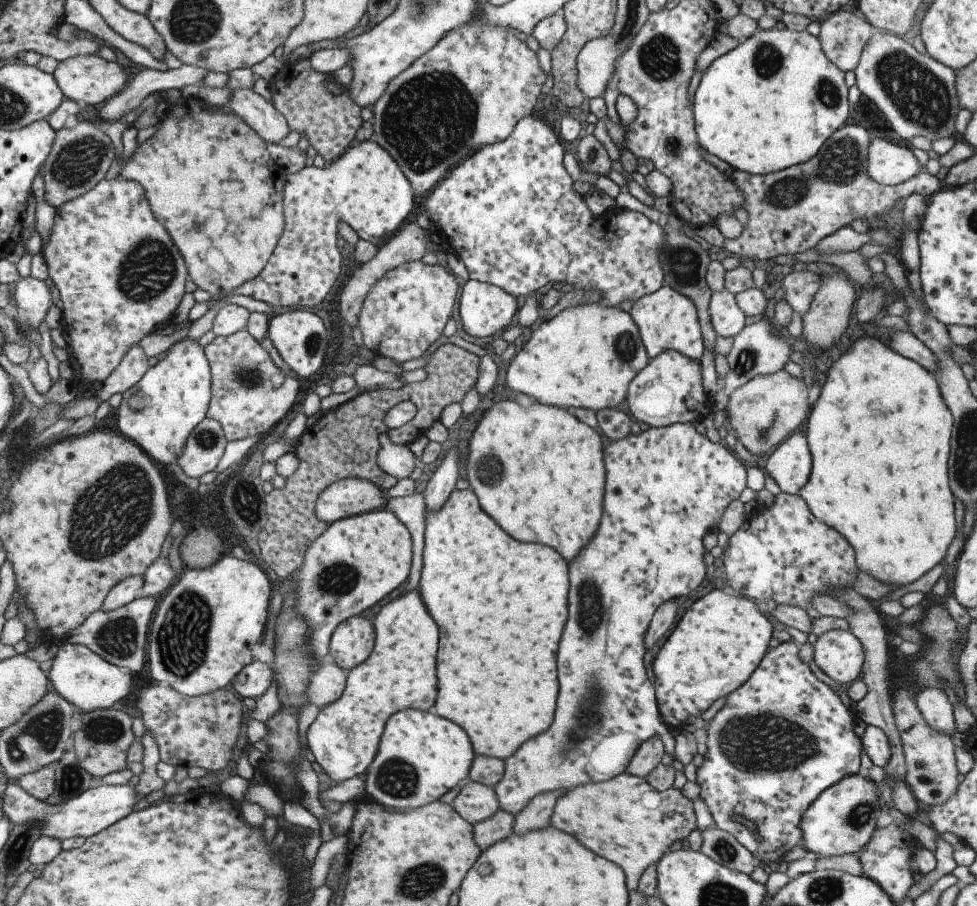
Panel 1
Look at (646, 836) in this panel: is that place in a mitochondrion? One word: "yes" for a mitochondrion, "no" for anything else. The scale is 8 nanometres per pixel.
no

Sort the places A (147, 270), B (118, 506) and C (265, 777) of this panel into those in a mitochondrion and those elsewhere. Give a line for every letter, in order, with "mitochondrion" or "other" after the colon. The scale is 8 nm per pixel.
A: mitochondrion
B: mitochondrion
C: other

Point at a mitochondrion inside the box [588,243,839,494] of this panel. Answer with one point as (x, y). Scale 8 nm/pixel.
(748, 359)

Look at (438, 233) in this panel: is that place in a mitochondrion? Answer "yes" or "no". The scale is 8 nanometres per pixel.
no

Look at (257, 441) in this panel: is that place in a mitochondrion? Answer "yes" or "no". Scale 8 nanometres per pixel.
no

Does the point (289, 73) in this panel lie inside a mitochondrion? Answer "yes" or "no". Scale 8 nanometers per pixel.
no

